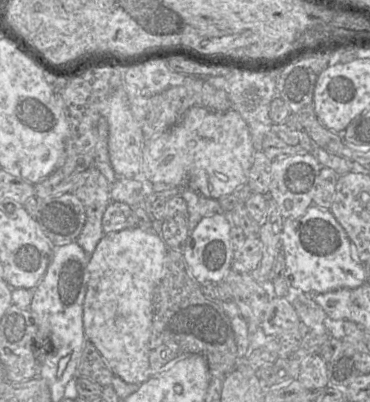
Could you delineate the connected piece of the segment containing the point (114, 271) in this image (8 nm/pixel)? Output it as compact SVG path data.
M136 226L104 234L89 256L84 332L114 375L127 383L140 385L152 376L149 345L155 290L165 273L167 250L160 236Z

